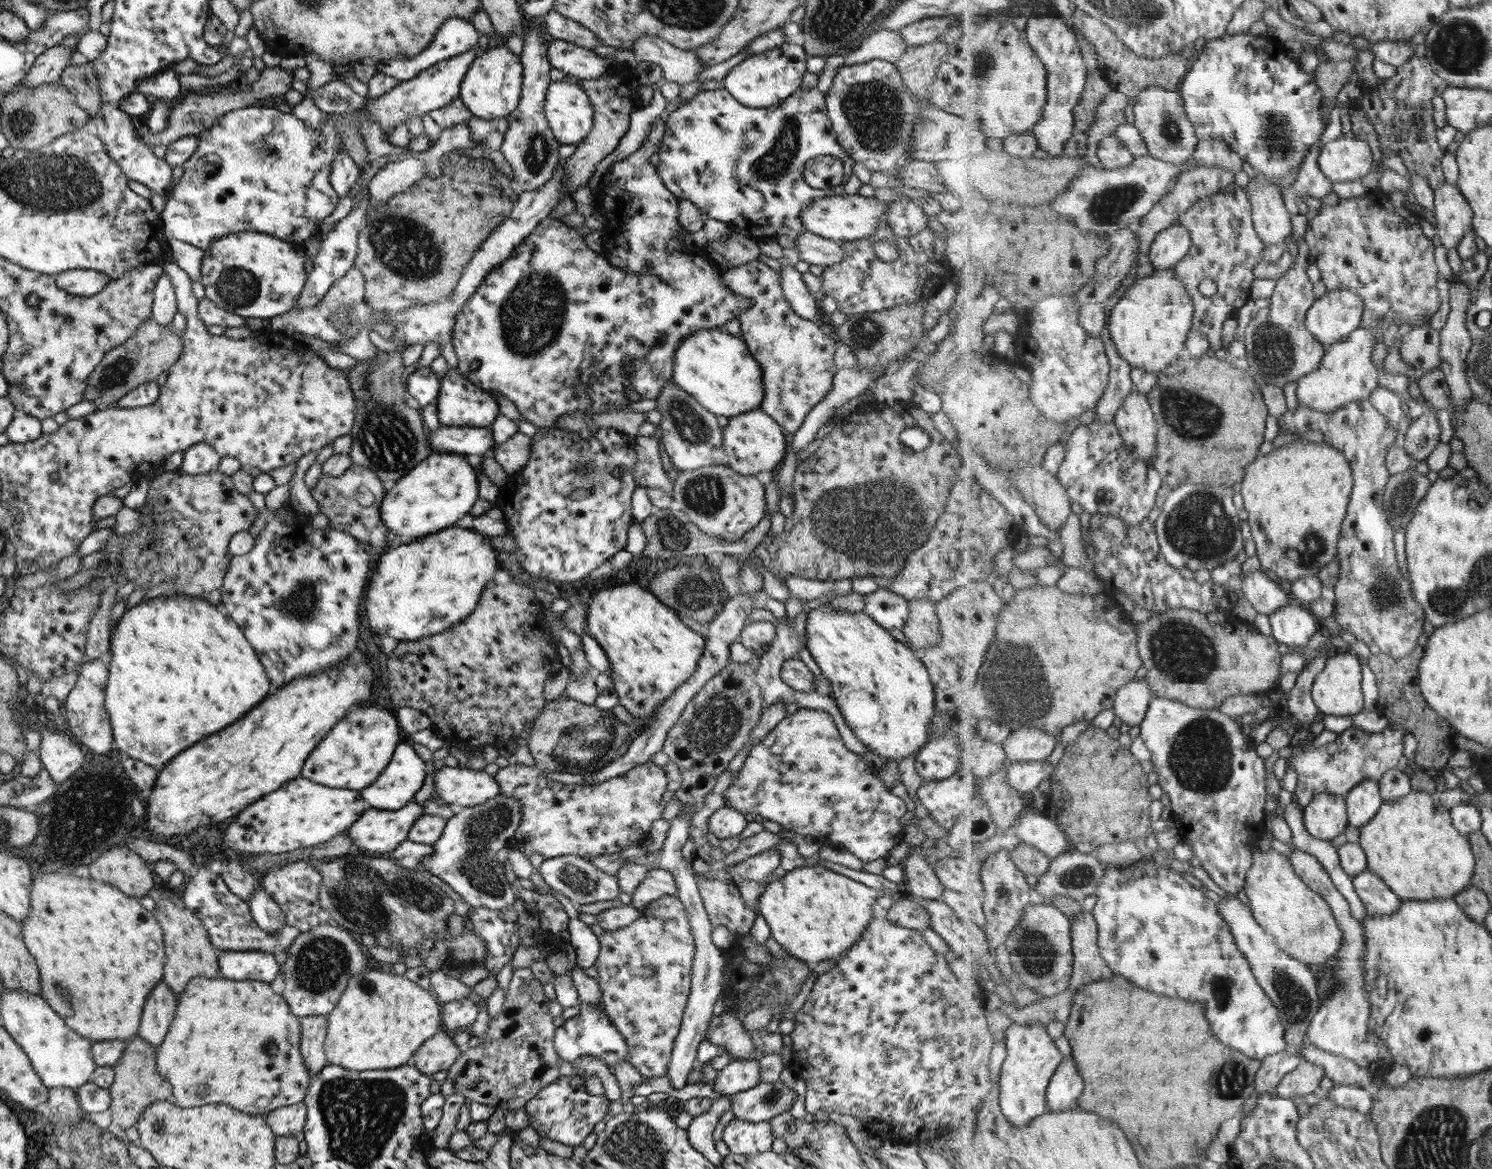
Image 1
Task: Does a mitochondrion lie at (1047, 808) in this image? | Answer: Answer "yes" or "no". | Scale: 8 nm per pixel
no

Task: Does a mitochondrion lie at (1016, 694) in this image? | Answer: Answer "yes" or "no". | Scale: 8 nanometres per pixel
yes

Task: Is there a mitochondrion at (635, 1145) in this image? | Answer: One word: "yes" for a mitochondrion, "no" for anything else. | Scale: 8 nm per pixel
yes

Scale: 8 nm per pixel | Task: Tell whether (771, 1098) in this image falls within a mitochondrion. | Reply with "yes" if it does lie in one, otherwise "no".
yes

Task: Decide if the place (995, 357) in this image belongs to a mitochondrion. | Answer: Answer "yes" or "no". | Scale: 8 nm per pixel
no

